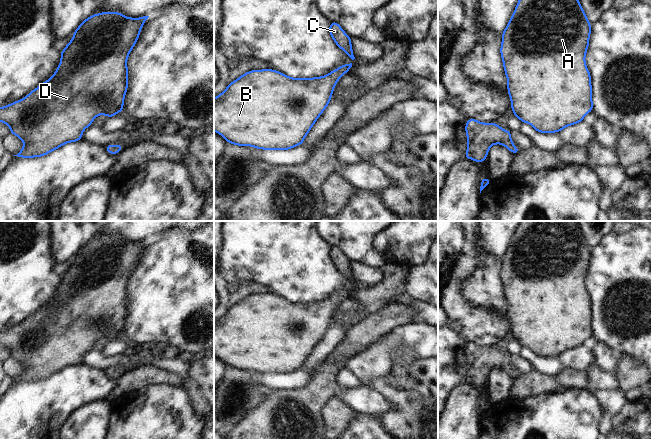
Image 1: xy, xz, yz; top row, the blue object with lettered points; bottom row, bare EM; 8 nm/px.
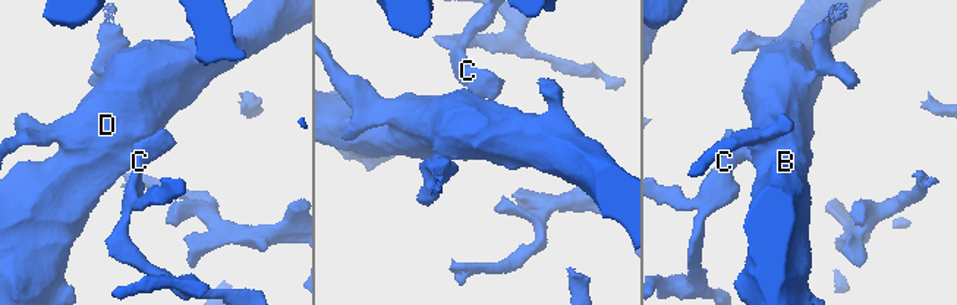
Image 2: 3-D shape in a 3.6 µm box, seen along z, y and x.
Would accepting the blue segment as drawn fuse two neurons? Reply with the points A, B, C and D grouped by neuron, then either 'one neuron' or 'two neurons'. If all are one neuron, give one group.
A B C D; one neuron

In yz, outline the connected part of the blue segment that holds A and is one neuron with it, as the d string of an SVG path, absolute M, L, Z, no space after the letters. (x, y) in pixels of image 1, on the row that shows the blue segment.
M519 0L518 1L517 6L510 18L508 25L506 26L505 30L502 32L503 36L502 36L500 53L501 53L502 61L503 61L505 75L508 81L507 91L511 99L511 109L513 110L514 116L518 117L522 123L529 123L537 132L540 132L540 133L551 133L553 131L557 134L565 127L582 122L585 115L593 111L593 101L591 99L591 96L592 96L591 75L585 63L585 55L587 53L587 48L589 46L590 34L591 34L591 23L588 21L587 16L581 7L581 4L579 3L579 0Z

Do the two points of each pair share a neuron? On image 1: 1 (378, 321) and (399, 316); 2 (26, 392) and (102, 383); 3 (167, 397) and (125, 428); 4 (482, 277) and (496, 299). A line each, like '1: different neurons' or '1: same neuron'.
1: same neuron
2: same neuron
3: same neuron
4: same neuron

